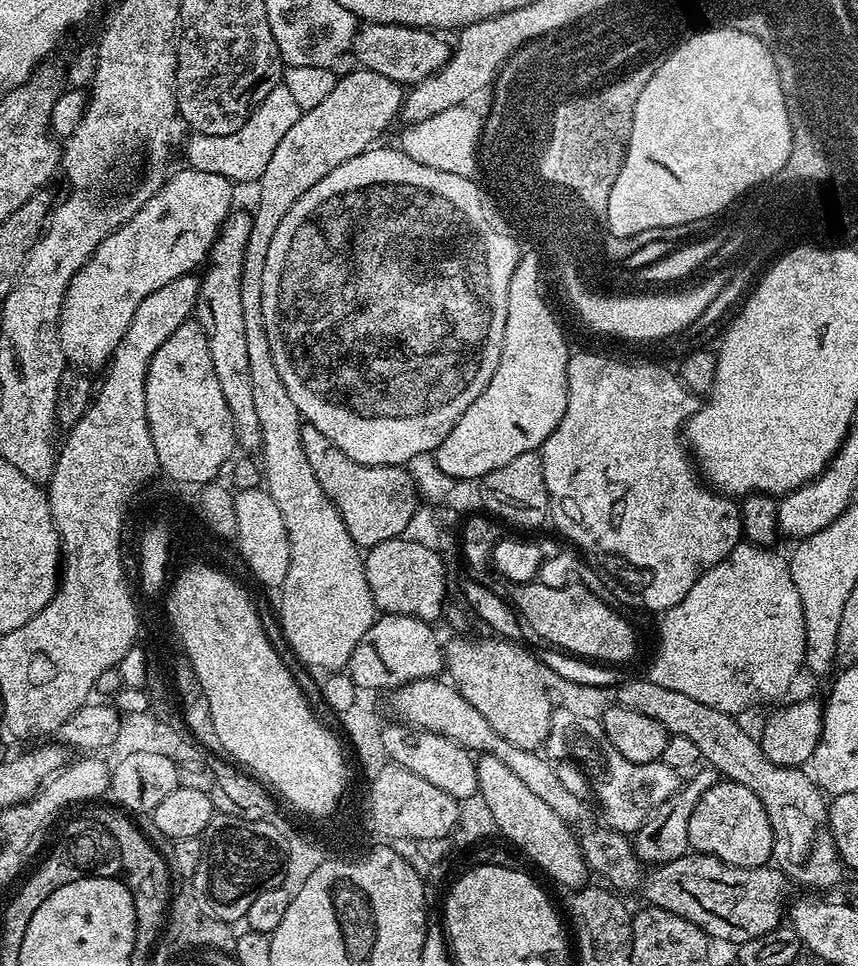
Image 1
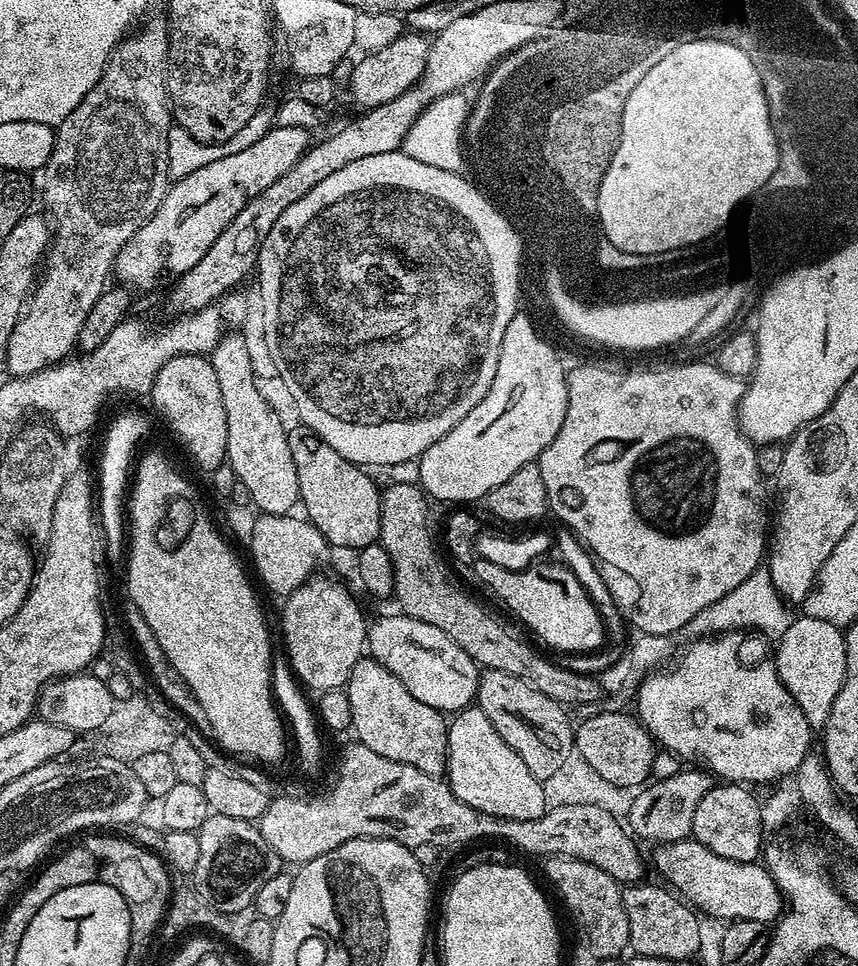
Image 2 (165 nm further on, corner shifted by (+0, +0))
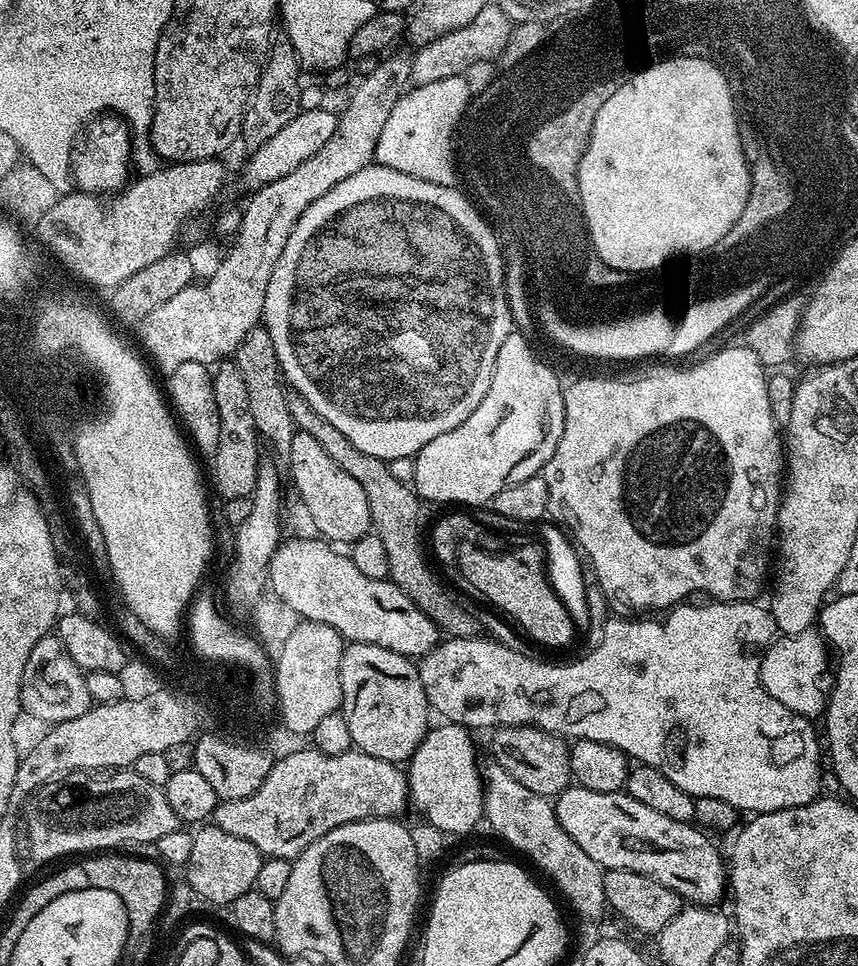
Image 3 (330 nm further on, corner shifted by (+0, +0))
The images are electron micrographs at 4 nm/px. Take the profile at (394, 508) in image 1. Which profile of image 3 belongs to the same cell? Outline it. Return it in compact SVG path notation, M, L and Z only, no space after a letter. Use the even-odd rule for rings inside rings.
M299 430L294 432L286 468L313 526L325 541L336 546L351 546L358 538L369 535L372 511L370 502L366 502L366 490L362 490L358 478L350 478L350 474L346 474L346 470L342 470L342 466L338 466L338 462L310 438L310 434Z

